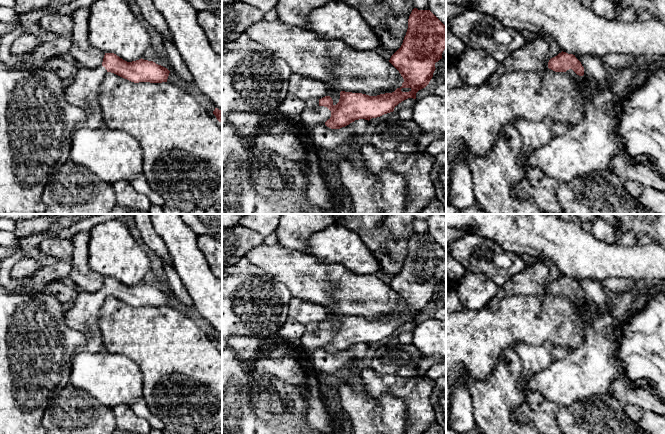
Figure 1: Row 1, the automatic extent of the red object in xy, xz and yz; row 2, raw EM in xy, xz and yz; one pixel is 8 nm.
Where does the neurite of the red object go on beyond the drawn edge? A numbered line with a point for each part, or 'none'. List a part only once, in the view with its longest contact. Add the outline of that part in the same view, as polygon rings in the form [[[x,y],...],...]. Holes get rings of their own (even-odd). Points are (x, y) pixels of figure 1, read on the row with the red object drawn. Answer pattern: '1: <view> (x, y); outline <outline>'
1: xz (310, 117); outline [[[318,106],[317,108],[305,107],[299,116],[301,128],[308,133],[317,124],[325,124],[331,117],[331,111],[324,106]]]

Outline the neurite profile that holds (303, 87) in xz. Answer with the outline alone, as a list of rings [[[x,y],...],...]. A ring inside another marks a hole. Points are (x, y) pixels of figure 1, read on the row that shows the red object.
[[[292,73],[288,92],[305,101],[310,98],[321,99],[327,96],[328,90],[323,81]]]

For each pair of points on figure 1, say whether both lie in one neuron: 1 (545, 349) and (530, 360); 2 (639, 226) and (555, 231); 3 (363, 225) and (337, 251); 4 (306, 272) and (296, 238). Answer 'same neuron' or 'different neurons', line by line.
1: same neuron
2: different neurons
3: different neurons
4: different neurons

